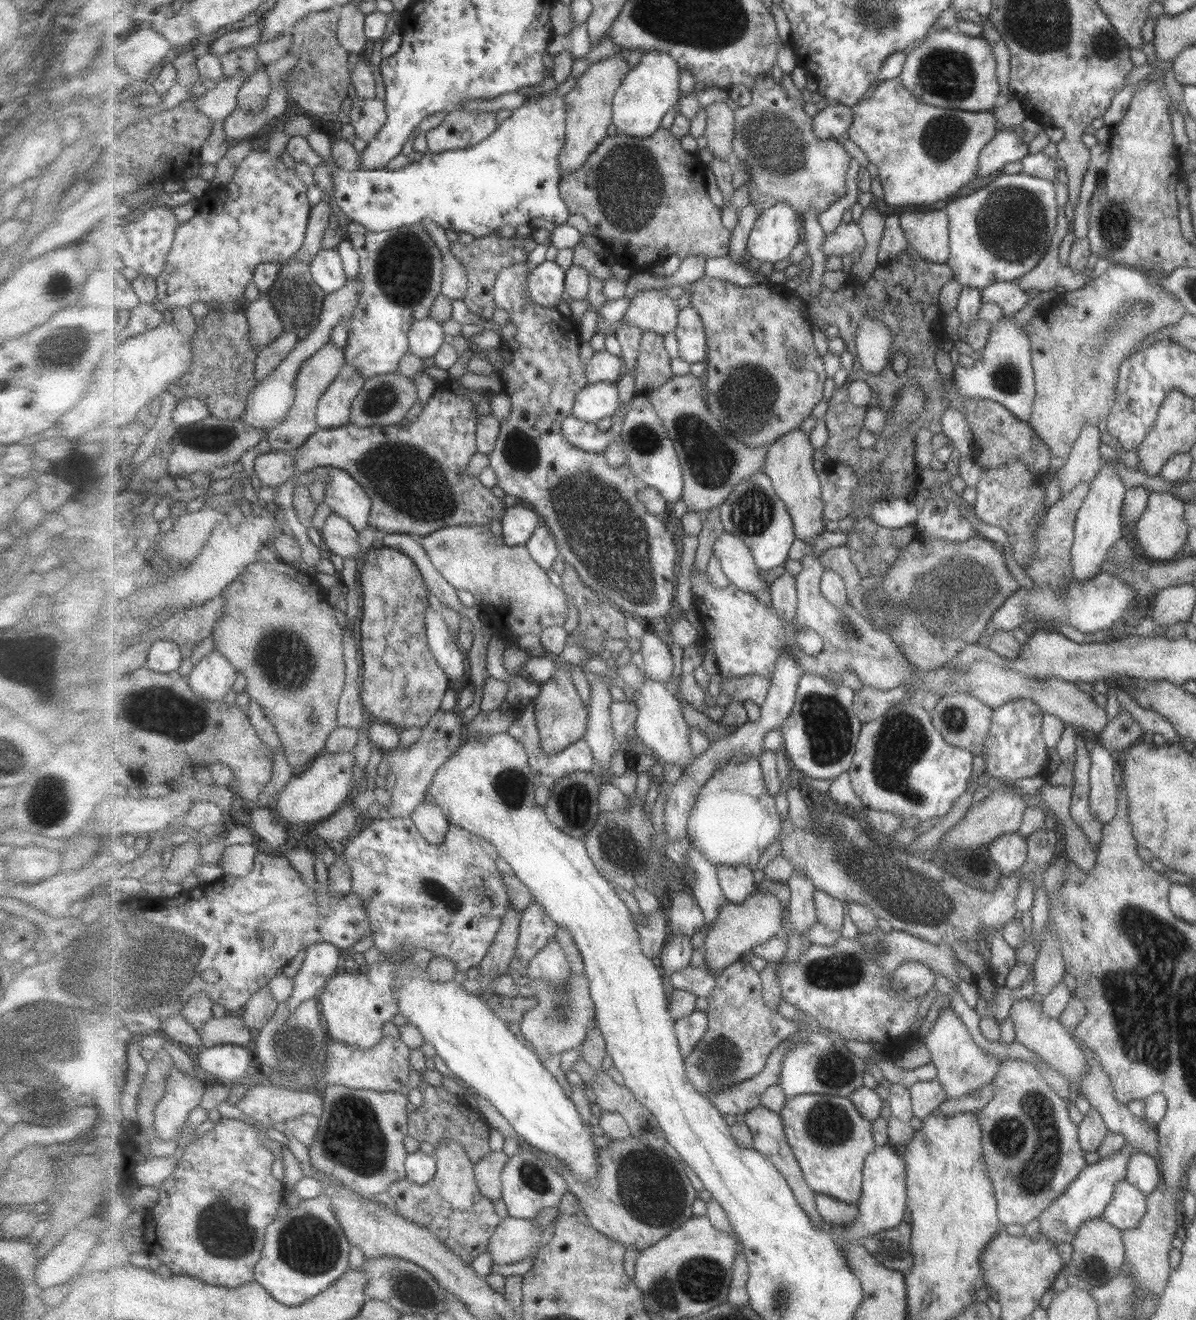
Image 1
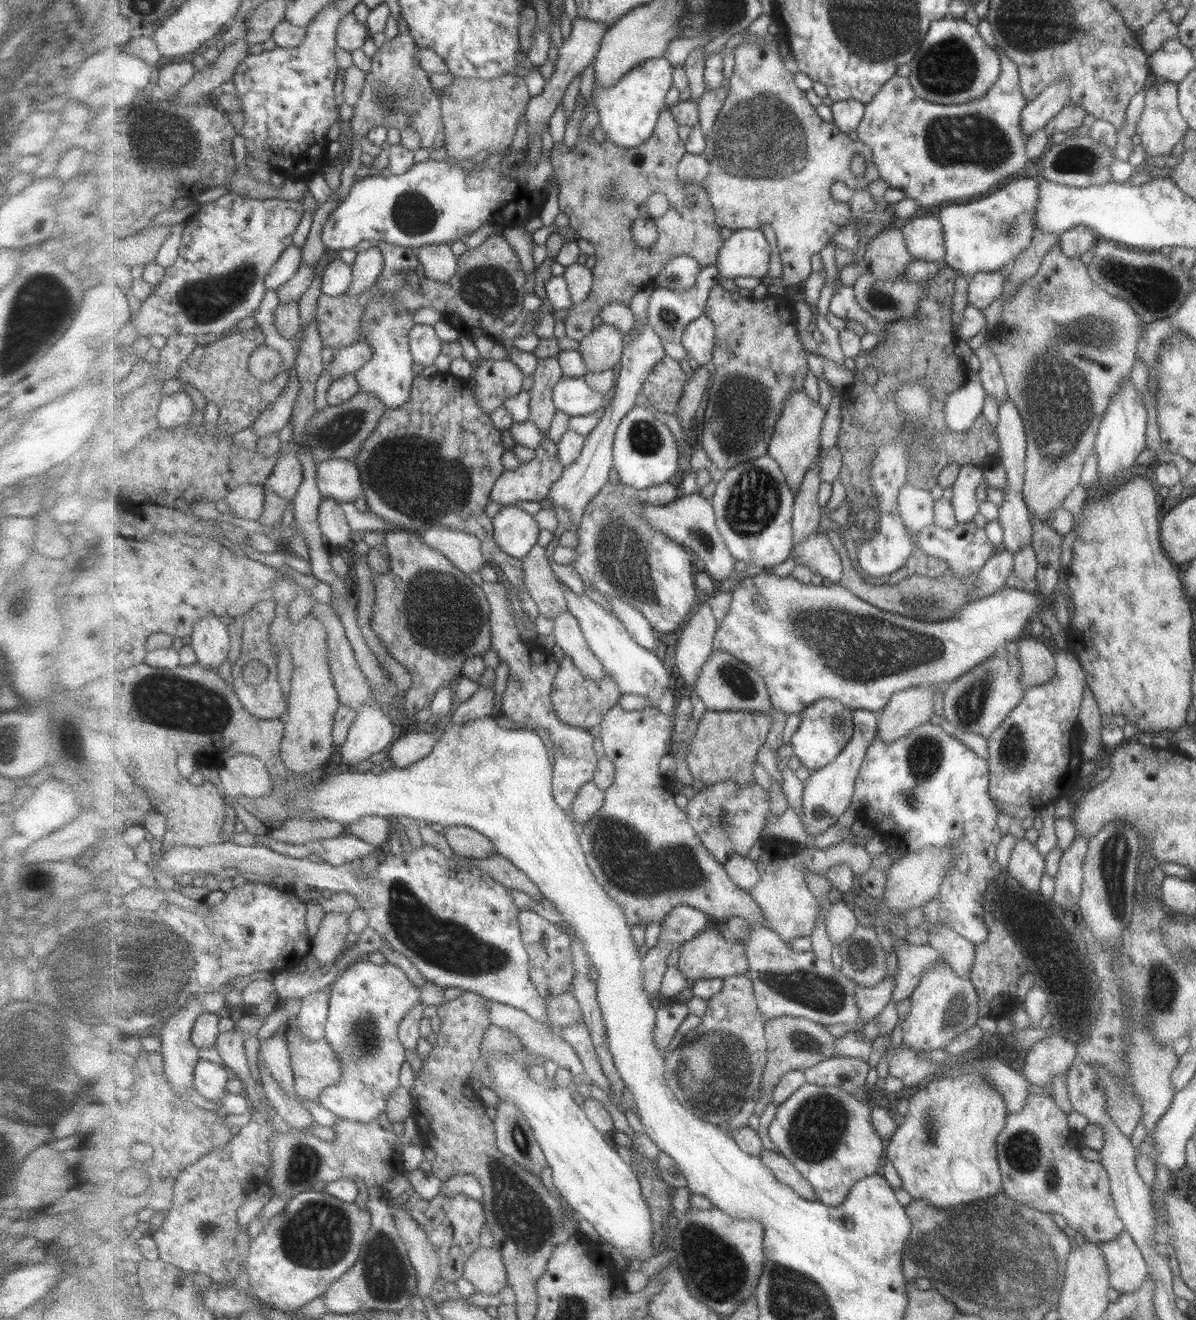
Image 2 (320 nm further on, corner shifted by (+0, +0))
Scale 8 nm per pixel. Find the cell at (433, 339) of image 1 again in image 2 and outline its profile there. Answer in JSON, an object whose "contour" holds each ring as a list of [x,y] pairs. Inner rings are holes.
{"contour":[[[416,325],[410,332],[410,348],[417,364],[431,366],[435,358],[442,353],[443,342],[428,325]]]}

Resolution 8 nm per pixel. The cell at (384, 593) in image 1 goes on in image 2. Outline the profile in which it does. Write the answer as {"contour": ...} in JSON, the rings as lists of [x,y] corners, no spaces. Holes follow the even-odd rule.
{"contour":[[[392,531],[385,536],[384,544],[389,553],[389,571],[372,576],[376,597],[371,613],[373,622],[370,621],[370,624],[388,654],[412,676],[412,685],[404,695],[404,715],[411,721],[415,713],[430,706],[438,690],[462,677],[464,664],[470,658],[483,656],[492,648],[492,610],[482,586],[474,584],[469,575],[442,552],[425,544],[420,534]]]}

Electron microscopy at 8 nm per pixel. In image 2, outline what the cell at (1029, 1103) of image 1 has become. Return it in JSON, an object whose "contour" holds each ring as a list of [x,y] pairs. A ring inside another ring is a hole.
{"contour":[[[1037,1092],[1028,1093],[1025,1099],[1025,1104],[1019,1112],[1011,1112],[1008,1116],[1008,1122],[1004,1128],[1004,1132],[998,1138],[998,1156],[1000,1160],[1000,1167],[1003,1172],[1003,1184],[1001,1192],[1006,1193],[1005,1196],[1009,1196],[1011,1200],[1017,1201],[1017,1204],[1023,1204],[1027,1208],[1033,1208],[1037,1212],[1047,1213],[1048,1215],[1058,1214],[1065,1220],[1067,1227],[1071,1228],[1075,1233],[1080,1233],[1085,1242],[1099,1244],[1101,1242],[1107,1242],[1115,1239],[1121,1231],[1122,1223],[1117,1218],[1116,1211],[1114,1210],[1112,1200],[1110,1198],[1110,1192],[1108,1191],[1108,1176],[1105,1169],[1099,1164],[1099,1161],[1089,1161],[1079,1155],[1079,1142],[1081,1139],[1080,1133],[1069,1130],[1068,1117],[1053,1103],[1051,1096],[1045,1094],[1039,1094]]]}

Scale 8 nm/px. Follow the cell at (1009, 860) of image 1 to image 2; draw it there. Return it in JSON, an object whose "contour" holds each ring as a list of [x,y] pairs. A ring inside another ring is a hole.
{"contour":[[[1025,839],[1017,840],[1010,852],[1007,872],[1021,888],[1036,892],[1043,876],[1043,856]]]}

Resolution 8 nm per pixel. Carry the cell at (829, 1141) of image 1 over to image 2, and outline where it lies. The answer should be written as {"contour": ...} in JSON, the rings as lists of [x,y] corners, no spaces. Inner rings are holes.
{"contour":[[[805,1083],[778,1106],[775,1120],[771,1123],[769,1134],[777,1152],[786,1156],[815,1189],[818,1201],[829,1207],[842,1206],[853,1186],[866,1176],[876,1174],[886,1156],[888,1142],[881,1138],[872,1121],[874,1106],[870,1102],[861,1102],[841,1087],[822,1087]]]}

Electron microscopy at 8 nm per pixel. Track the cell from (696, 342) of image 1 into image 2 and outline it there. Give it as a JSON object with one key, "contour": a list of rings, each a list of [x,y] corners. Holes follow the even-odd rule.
{"contour":[[[701,316],[687,326],[683,345],[688,355],[701,366],[712,362],[716,352],[716,330],[709,316]]]}

